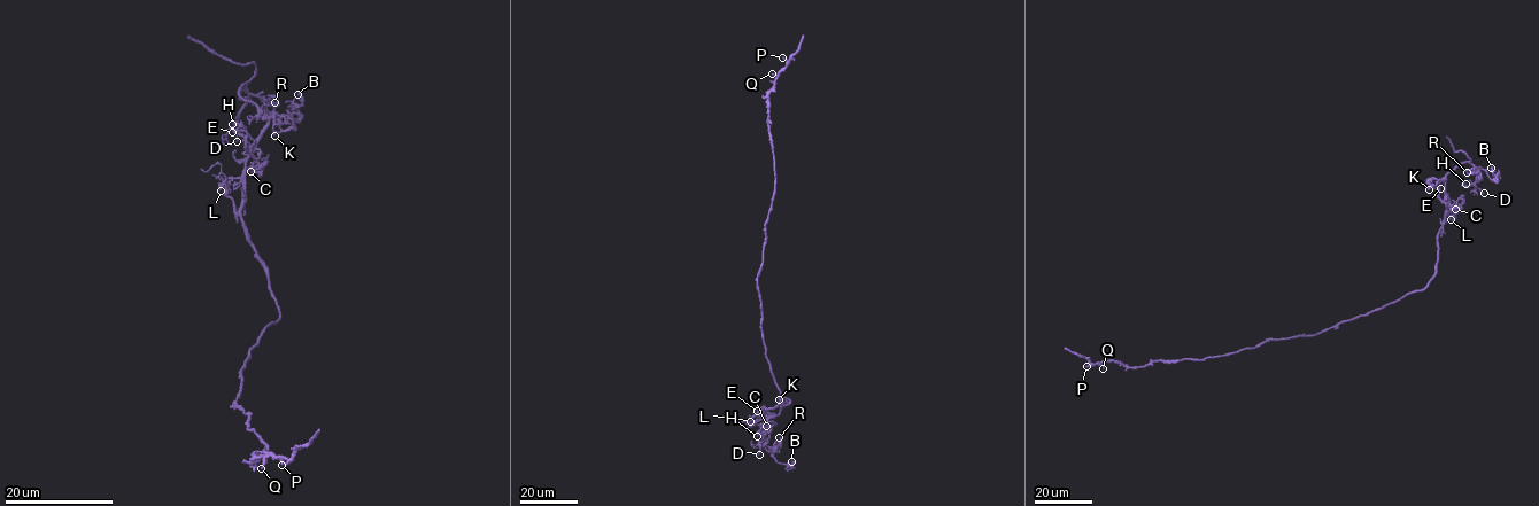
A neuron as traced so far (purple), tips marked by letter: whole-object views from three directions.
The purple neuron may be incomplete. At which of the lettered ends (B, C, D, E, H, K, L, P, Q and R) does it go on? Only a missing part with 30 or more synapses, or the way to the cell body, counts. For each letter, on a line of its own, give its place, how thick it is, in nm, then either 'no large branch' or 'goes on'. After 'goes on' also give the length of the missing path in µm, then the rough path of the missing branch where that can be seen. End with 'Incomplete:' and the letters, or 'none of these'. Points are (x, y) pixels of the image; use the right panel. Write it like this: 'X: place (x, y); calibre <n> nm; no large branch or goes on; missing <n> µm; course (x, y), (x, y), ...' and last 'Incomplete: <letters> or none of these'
B: place (1491, 168); calibre 160 nm; no large branch
C: place (1455, 209); calibre 170 nm; no large branch
D: place (1484, 193); calibre 150 nm; no large branch
E: place (1440, 188); calibre 320 nm; no large branch
H: place (1466, 184); calibre 120 nm; no large branch
K: place (1429, 189); calibre 280 nm; no large branch
L: place (1451, 219); calibre 120 nm; no large branch
P: place (1087, 366); calibre 190 nm; no large branch
Q: place (1103, 368); calibre 190 nm; no large branch
R: place (1467, 172); calibre 180 nm; no large branch
Incomplete: none of these

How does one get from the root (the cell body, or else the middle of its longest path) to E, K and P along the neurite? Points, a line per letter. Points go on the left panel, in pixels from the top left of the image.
E: (241, 378), (248, 352), (279, 313), (240, 213), (244, 170), (263, 160), (254, 156), (245, 131), (232, 132)
K: (241, 378), (248, 352), (279, 316), (267, 266), (248, 239), (240, 213), (247, 155), (276, 114), (275, 135)
P: (241, 378), (233, 406), (267, 445), (254, 466), (265, 453), (288, 460), (281, 465)

